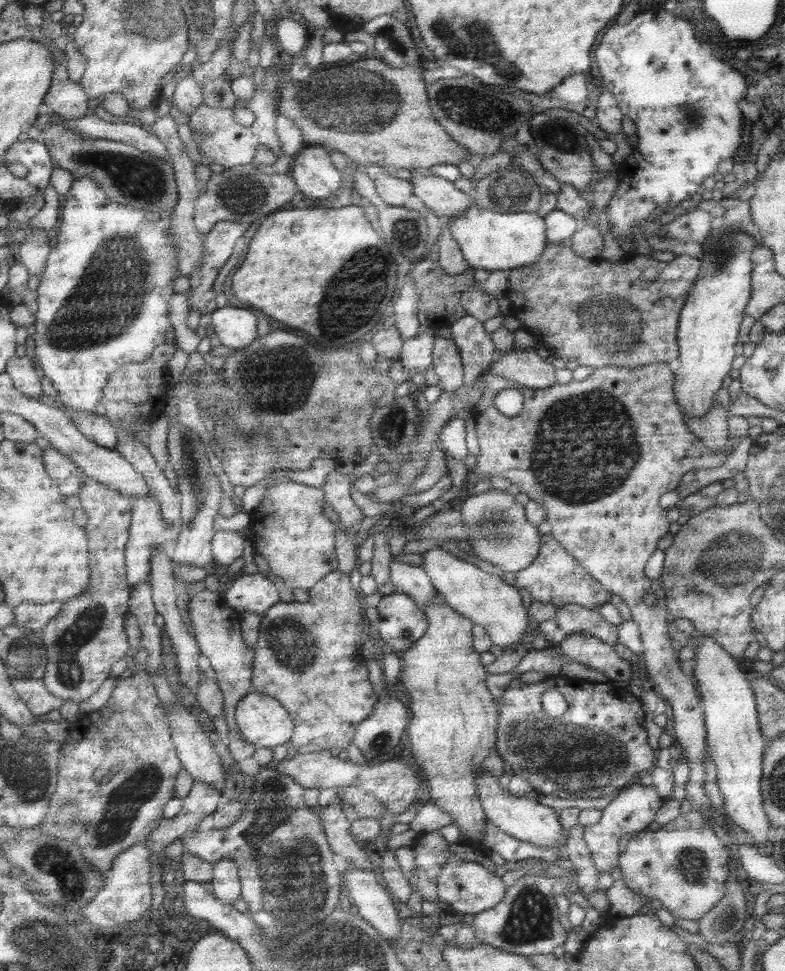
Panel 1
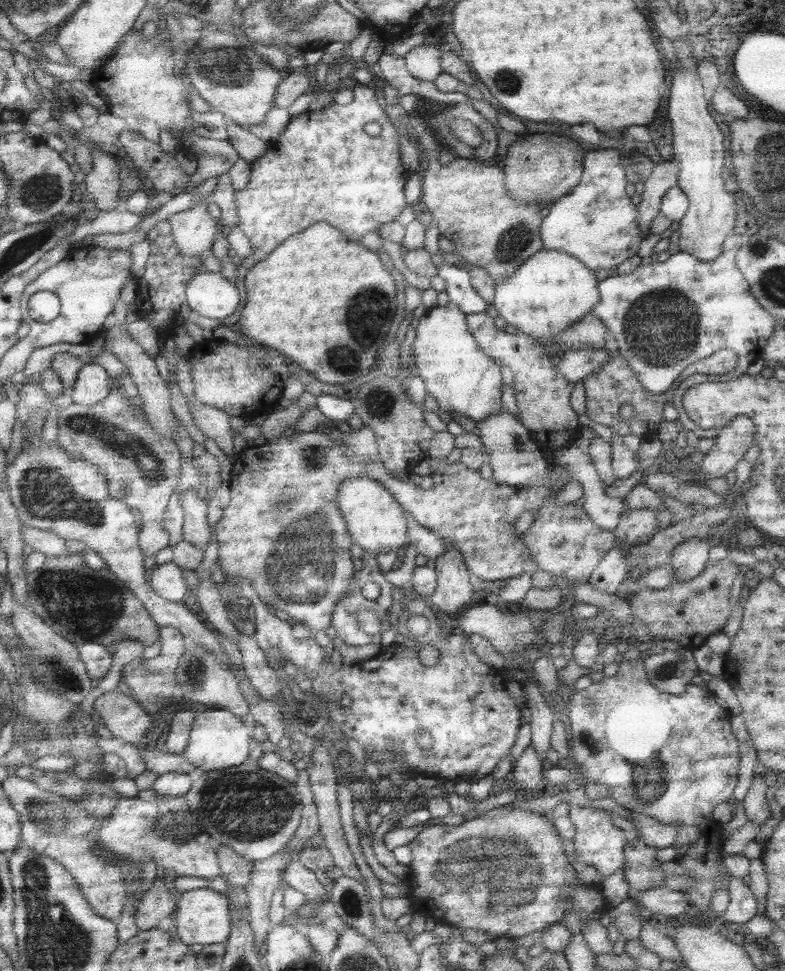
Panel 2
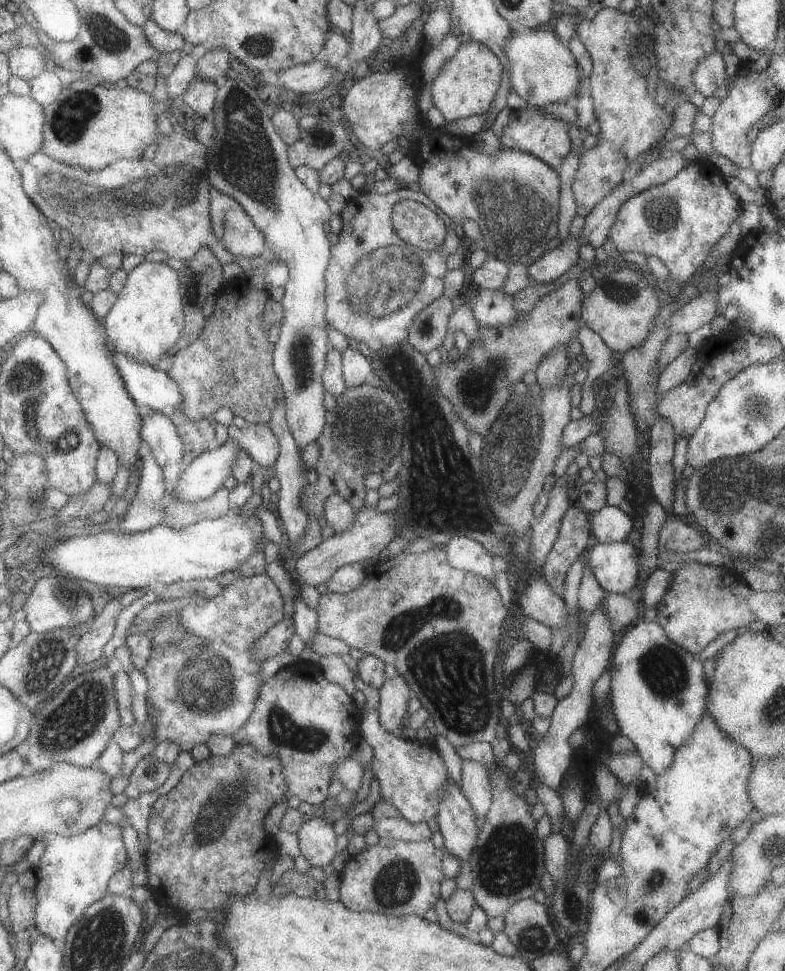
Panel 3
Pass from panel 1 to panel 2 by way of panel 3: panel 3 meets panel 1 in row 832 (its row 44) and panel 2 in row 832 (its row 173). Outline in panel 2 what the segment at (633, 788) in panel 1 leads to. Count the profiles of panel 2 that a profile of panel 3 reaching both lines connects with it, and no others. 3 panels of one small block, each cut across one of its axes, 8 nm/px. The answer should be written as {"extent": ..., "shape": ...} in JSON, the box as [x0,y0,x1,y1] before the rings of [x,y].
{"extent":[569,804,627,876],"shape":[[[569,804],[569,822],[575,828],[573,836],[573,850],[575,856],[571,862],[583,862],[587,866],[593,866],[601,876],[611,876],[619,870],[623,870],[625,856],[623,850],[627,846],[627,840],[623,838],[623,830],[611,824],[611,814],[603,808],[593,806],[571,806]]]}

